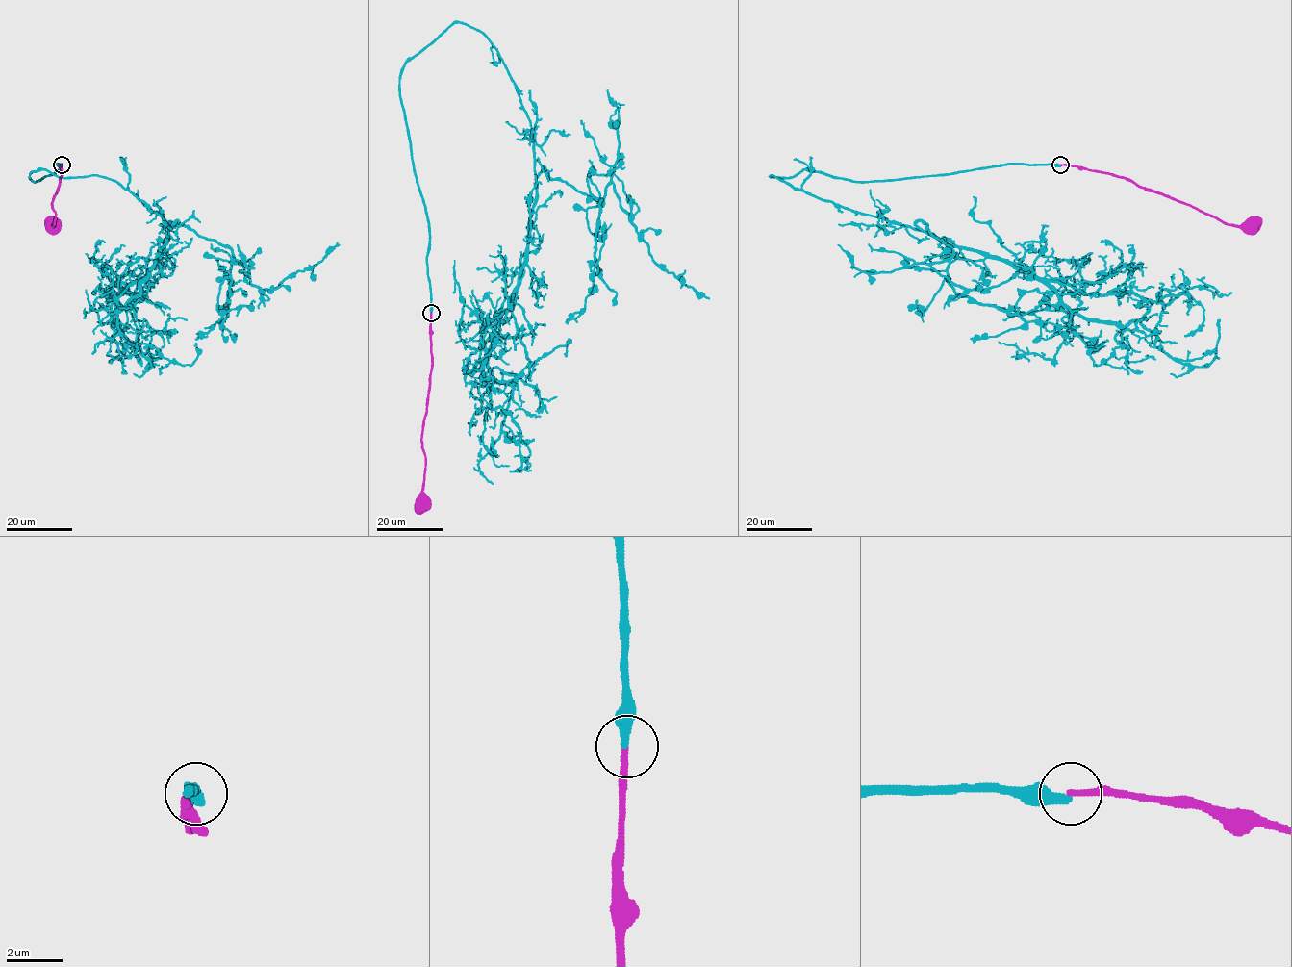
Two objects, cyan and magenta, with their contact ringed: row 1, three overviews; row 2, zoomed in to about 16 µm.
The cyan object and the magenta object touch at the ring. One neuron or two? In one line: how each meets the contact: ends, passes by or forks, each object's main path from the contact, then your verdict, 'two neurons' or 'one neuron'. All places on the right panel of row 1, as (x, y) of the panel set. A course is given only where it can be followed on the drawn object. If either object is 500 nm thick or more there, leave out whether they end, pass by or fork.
cyan ends | magenta ends | cyan via (1060, 165), (874, 182), (771, 176), (1009, 261), (1080, 317), (1140, 321), (1179, 362), (1213, 359), (1218, 320) | magenta via (1060, 165), (1074, 165), (1128, 178), (1228, 224), (1252, 224) | two neurons

